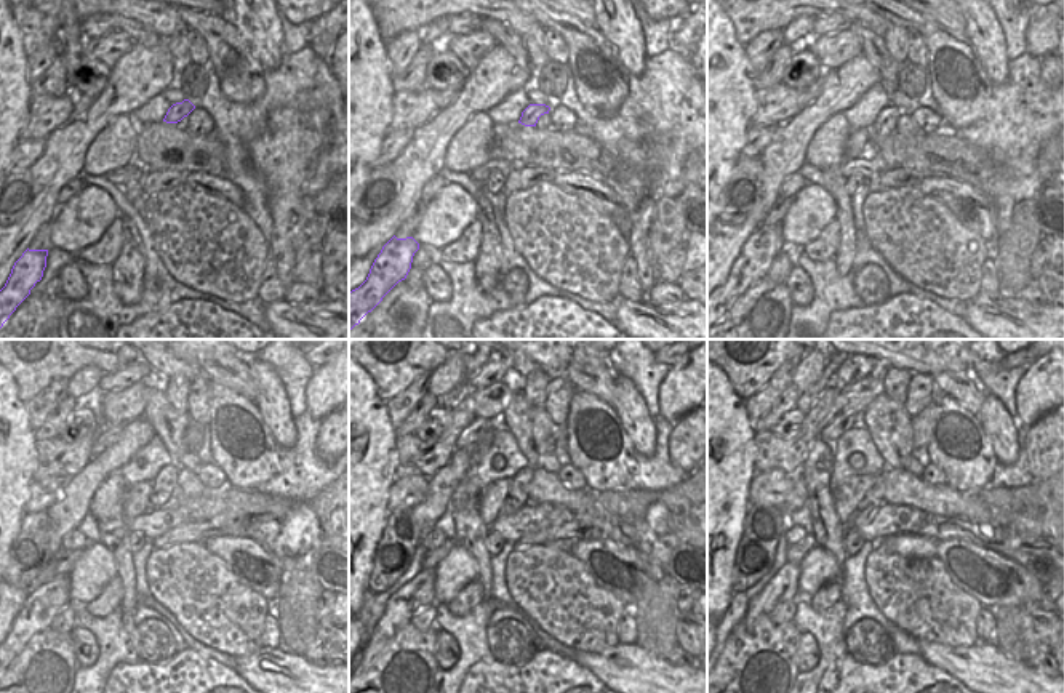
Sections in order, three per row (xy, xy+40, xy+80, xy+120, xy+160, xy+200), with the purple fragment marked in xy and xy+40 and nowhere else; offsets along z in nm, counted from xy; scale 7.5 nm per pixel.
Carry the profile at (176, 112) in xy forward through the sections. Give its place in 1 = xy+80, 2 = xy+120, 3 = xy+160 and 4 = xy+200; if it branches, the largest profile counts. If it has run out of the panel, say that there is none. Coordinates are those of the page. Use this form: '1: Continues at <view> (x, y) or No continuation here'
1: Continues at xy+80 (884, 125)
2: Continues at xy+120 (164, 485)
3: Continues at xy+160 (517, 496)
4: Continues at xy+200 (874, 498).

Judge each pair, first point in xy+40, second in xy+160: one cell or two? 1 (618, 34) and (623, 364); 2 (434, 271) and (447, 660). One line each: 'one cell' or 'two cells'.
1: two cells
2: one cell

